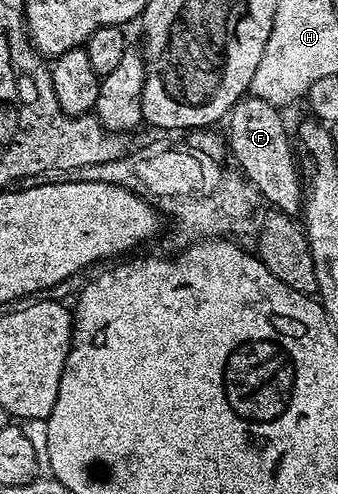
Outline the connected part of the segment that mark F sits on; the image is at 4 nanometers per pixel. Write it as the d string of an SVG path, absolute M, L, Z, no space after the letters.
M245 95L226 117L226 148L240 163L239 171L262 193L265 201L271 207L294 216L303 209L304 186L296 169L296 156L292 153L292 140L288 137L283 114L279 107L262 98Z

